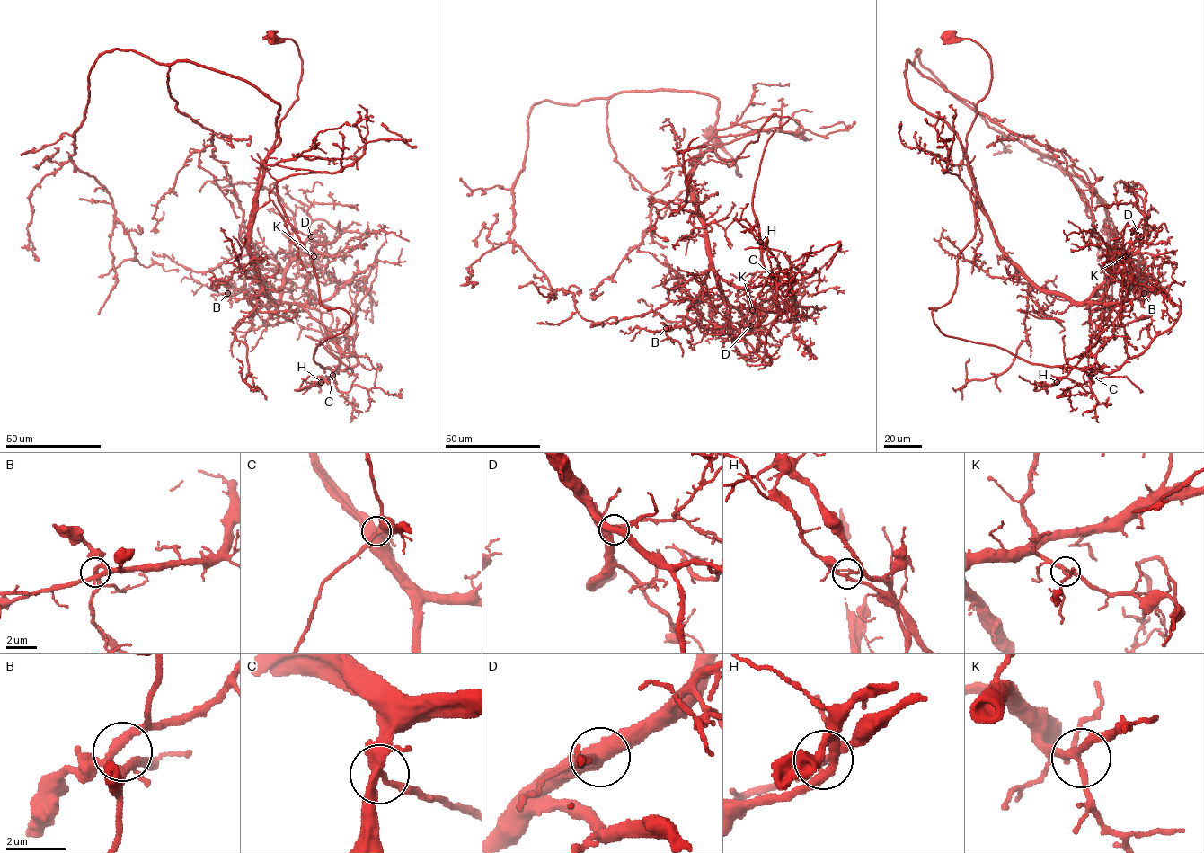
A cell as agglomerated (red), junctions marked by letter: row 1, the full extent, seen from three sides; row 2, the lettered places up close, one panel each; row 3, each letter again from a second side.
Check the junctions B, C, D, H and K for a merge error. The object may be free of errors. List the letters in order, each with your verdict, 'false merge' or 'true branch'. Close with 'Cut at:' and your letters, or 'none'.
B: true branch
C: true branch
D: true branch
H: false merge
K: true branch
Cut at: H

